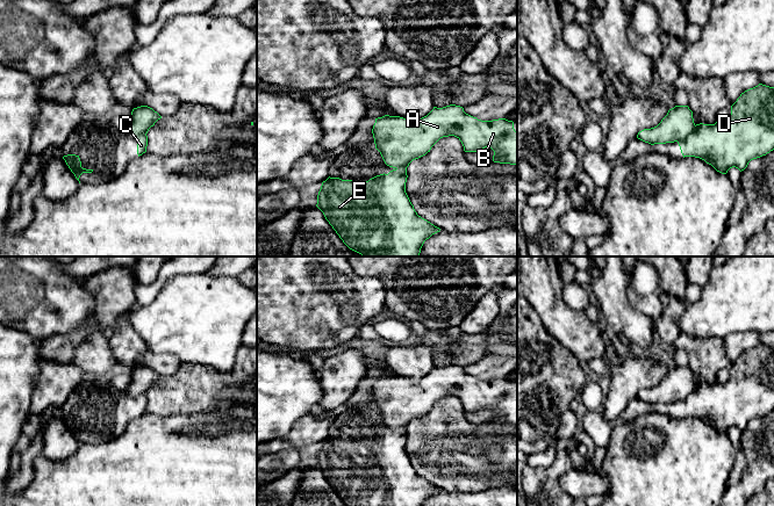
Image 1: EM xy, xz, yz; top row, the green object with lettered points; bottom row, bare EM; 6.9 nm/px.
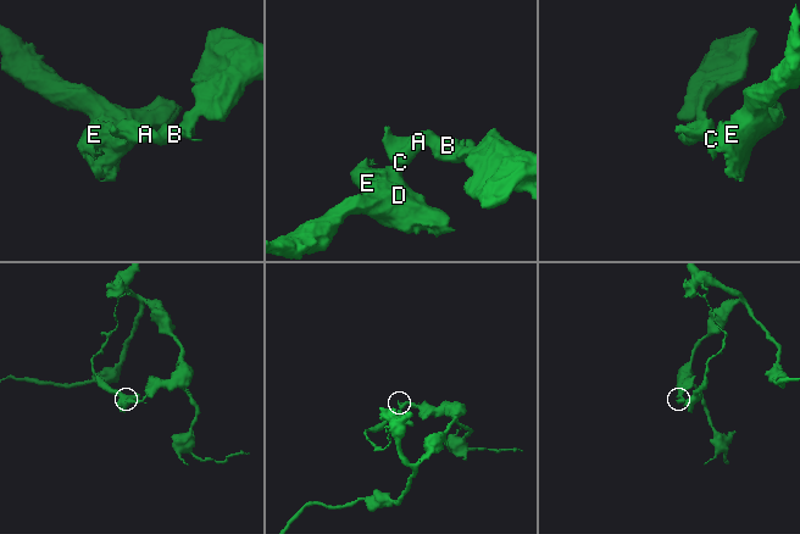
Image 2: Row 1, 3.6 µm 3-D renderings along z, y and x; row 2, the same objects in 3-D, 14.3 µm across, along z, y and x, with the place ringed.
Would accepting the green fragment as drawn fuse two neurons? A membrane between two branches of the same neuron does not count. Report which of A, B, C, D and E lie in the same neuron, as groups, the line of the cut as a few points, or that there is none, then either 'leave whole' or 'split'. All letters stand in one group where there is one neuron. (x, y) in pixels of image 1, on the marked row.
A B / C D E; cut in yz along (695, 125), (685, 138), (678, 142); split

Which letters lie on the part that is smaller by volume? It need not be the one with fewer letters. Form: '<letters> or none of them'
C, D, E

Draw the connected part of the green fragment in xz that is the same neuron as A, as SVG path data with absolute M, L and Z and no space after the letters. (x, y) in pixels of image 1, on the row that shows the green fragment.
M450 104L433 109L417 122L385 115L375 118L372 129L375 149L380 152L385 164L393 168L407 168L409 164L425 156L431 147L443 137L457 137L465 152L478 152L485 147L494 151L493 161L517 166L517 132L514 122L506 118L481 121L464 111L464 108Z

